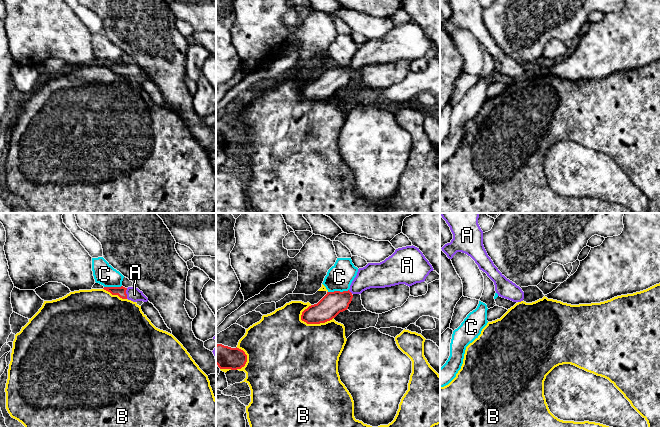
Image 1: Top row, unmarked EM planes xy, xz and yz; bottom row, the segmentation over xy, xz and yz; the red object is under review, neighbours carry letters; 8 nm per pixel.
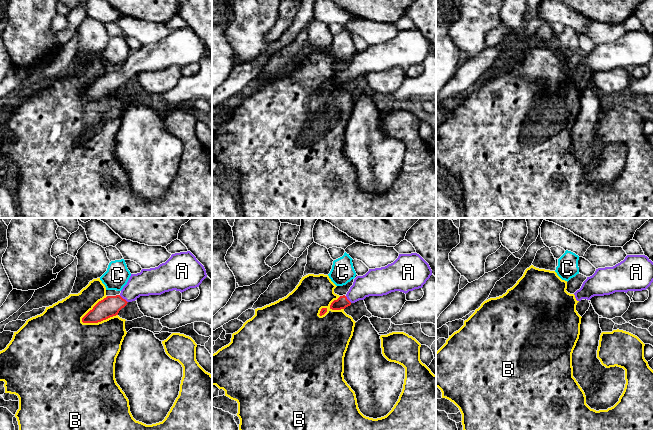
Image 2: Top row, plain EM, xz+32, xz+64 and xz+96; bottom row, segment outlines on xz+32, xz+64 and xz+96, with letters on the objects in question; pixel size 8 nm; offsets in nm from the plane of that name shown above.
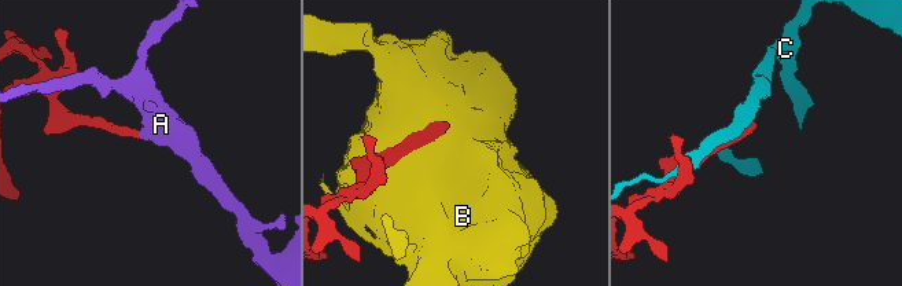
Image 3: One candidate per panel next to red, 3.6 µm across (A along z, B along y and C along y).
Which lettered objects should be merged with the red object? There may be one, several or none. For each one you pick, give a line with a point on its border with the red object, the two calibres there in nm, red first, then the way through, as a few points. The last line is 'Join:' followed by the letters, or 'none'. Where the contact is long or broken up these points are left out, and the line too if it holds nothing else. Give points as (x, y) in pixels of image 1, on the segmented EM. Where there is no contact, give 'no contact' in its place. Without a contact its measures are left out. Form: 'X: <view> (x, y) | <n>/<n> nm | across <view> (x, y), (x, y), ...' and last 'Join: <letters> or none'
A: xy (125, 293) | 80/110 nm | across xy (120, 291), (125, 293), (134, 294)
Join: A

